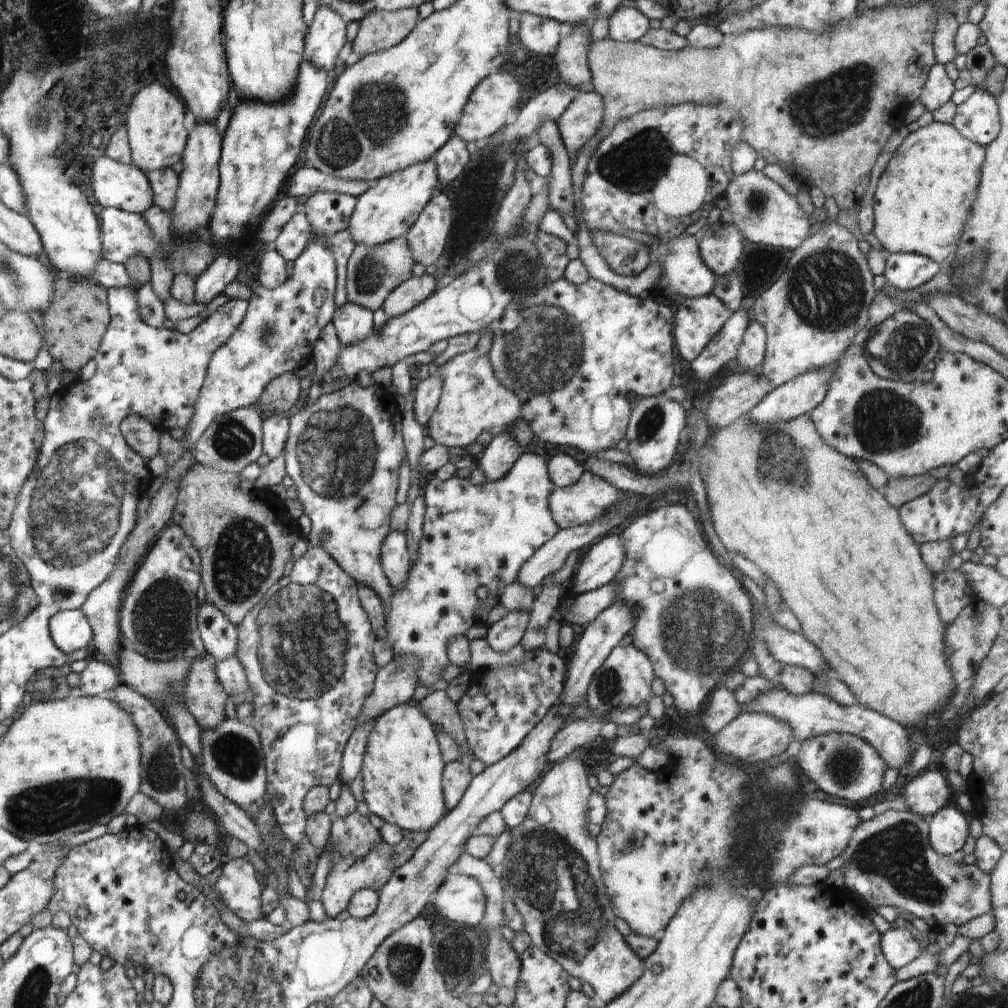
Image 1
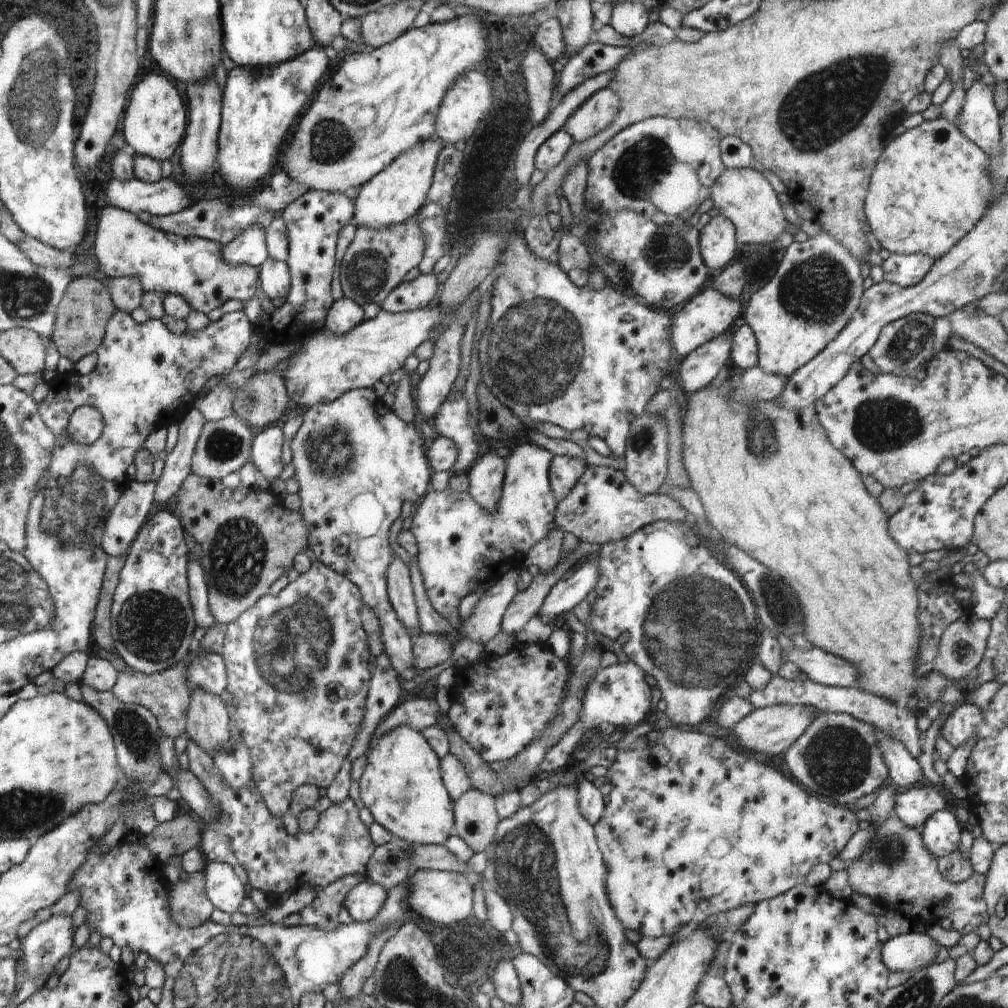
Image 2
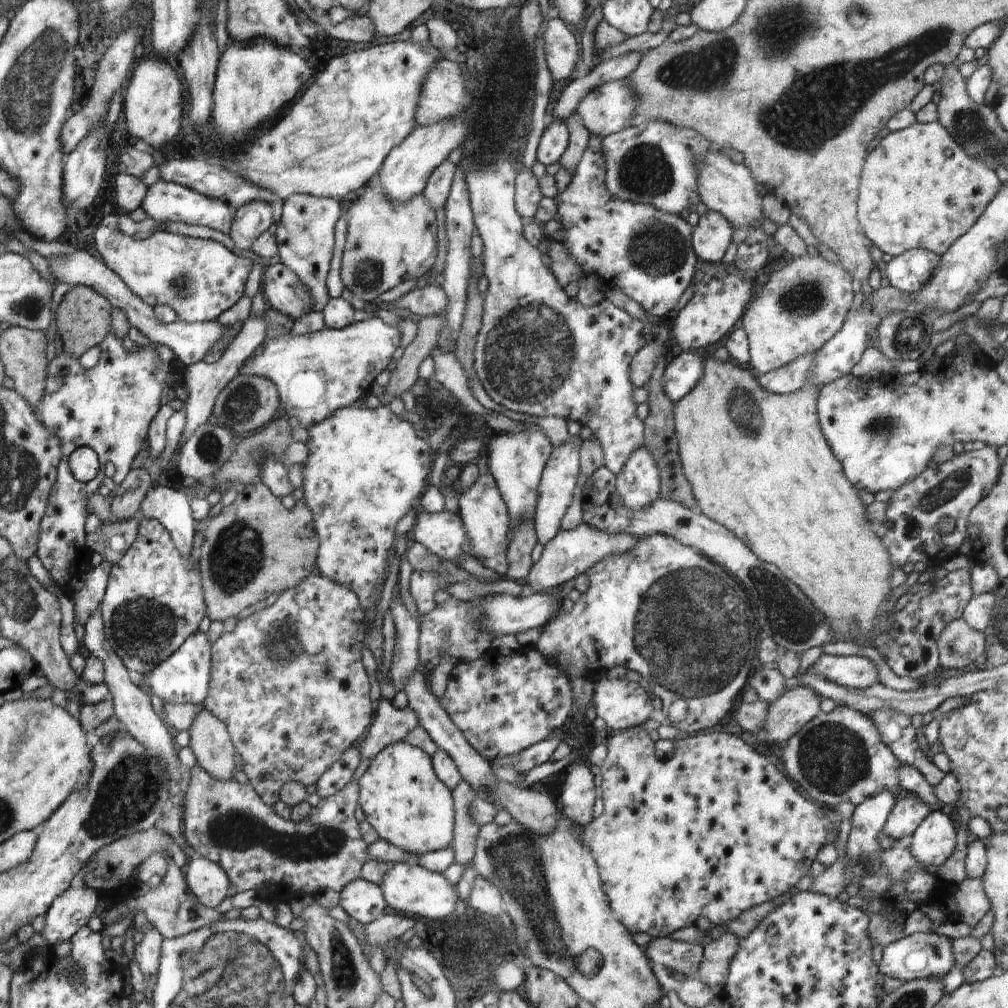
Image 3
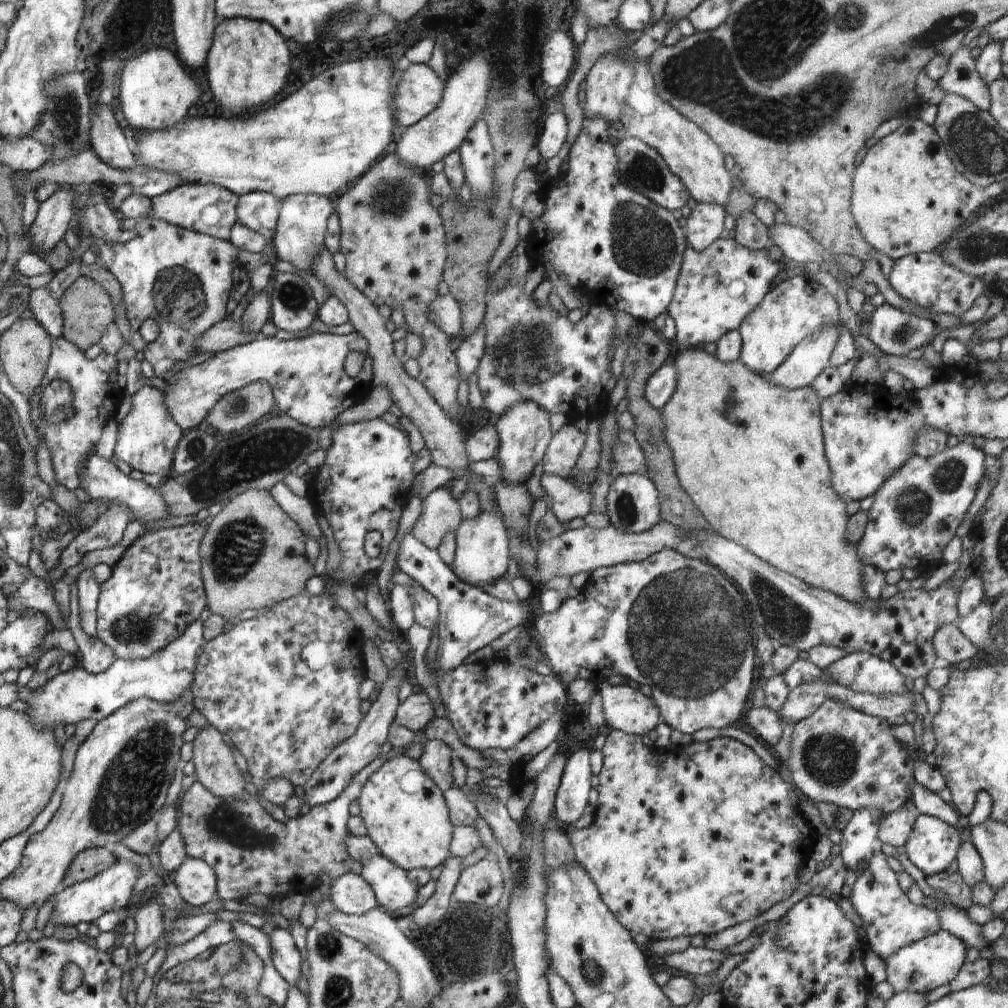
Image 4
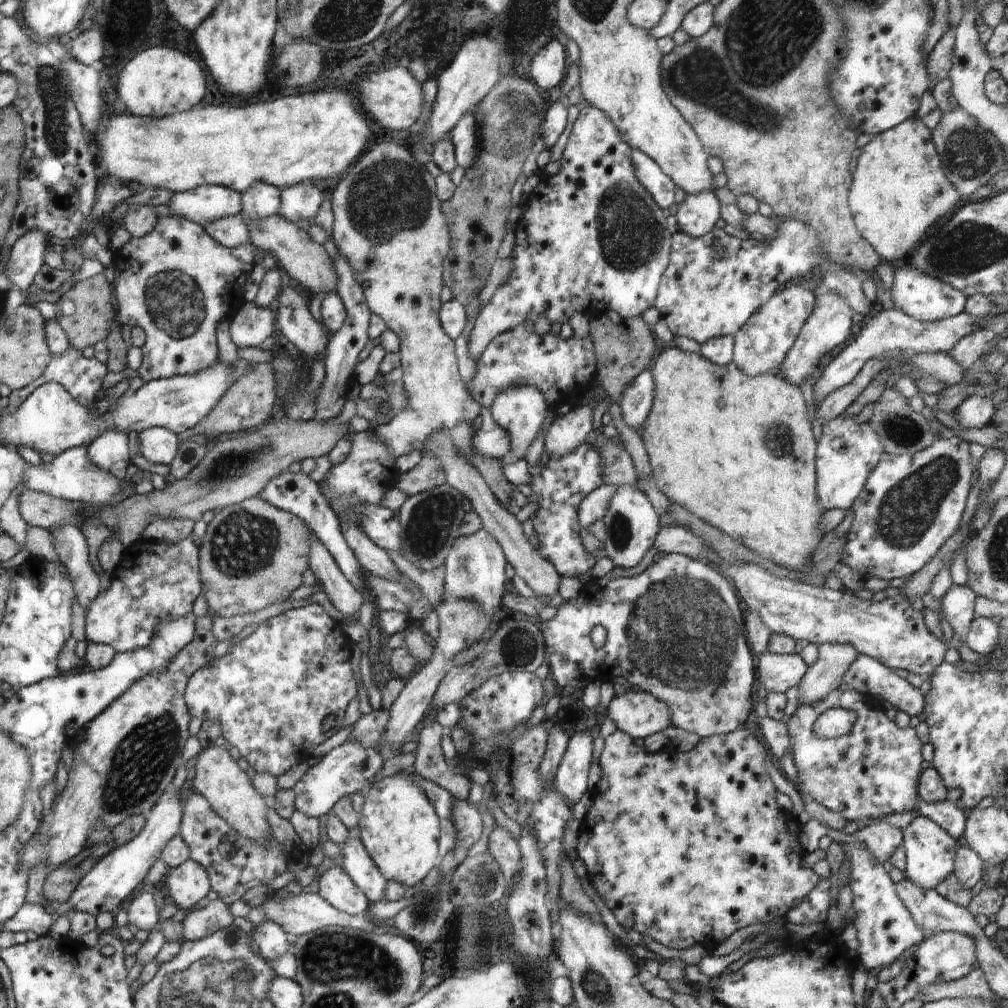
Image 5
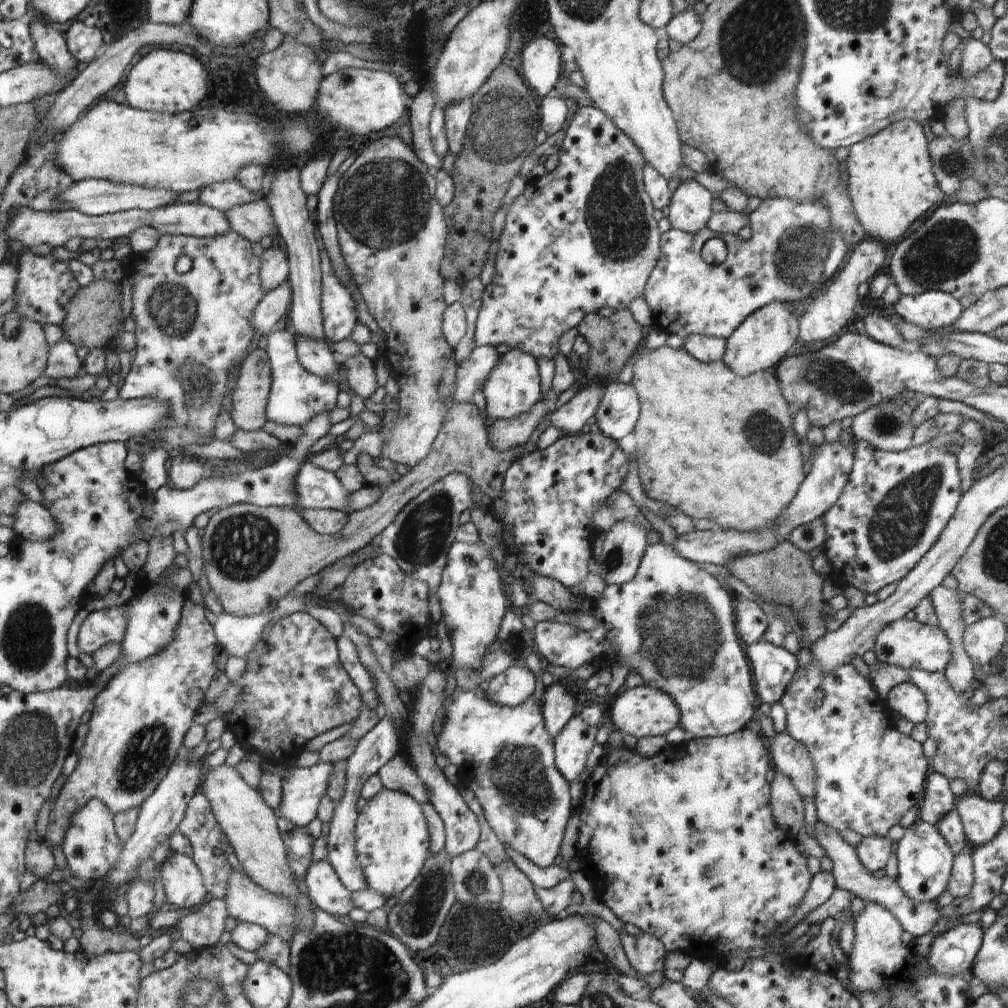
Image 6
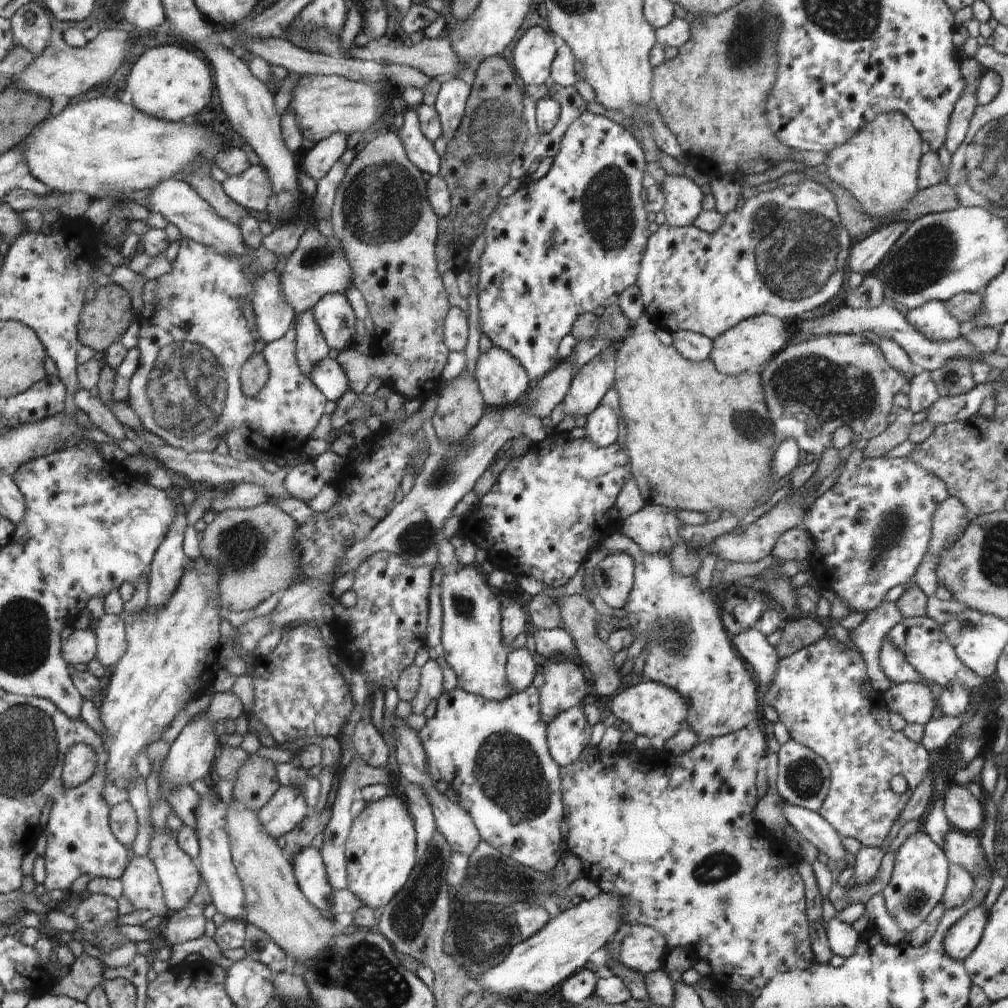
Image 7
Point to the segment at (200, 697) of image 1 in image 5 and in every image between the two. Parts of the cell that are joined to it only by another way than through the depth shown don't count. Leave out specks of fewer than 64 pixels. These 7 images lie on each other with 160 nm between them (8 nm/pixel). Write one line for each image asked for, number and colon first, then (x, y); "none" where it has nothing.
2: (207, 724)
3: (209, 740)
4: (215, 768)
5: (218, 778)

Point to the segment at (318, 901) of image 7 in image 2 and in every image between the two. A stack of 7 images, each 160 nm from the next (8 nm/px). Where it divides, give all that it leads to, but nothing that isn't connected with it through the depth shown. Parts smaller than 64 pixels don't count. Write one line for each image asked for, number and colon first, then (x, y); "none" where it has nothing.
2: (366, 899)
3: (364, 901)
4: (351, 894)
5: (338, 889)
6: (325, 889)

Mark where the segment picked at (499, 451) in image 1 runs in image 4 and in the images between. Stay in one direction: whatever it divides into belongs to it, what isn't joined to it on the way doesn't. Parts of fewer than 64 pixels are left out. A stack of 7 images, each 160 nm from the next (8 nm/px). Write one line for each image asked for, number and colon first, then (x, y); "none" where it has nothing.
2: (486, 479)
3: (485, 513)
4: (481, 557)

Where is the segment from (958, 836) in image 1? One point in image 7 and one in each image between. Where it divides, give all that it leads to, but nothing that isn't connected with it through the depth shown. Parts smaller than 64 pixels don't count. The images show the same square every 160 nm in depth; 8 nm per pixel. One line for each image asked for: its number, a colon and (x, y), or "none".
2: (941, 833)
3: (933, 842)
4: (933, 845)
5: (930, 851)
6: (925, 861)
7: (919, 880)

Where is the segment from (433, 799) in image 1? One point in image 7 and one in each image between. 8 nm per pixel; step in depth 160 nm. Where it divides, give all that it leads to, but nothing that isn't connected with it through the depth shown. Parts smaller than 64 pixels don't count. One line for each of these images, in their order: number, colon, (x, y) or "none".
2: (401, 786)
3: (403, 799)
4: (405, 812)
5: (399, 826)
6: (393, 841)
7: (382, 850)

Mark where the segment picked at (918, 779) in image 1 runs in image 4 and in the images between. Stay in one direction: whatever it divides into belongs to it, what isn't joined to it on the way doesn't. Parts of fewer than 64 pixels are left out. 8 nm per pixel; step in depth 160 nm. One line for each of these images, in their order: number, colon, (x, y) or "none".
2: (914, 806)
3: (908, 813)
4: (895, 828)

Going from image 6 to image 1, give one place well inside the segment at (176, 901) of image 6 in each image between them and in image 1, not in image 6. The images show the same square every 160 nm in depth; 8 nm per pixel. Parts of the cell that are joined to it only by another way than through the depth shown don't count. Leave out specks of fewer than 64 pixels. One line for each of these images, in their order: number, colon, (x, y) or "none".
1: (239, 890)
2: (223, 888)
3: (208, 881)
4: (196, 882)
5: (188, 883)

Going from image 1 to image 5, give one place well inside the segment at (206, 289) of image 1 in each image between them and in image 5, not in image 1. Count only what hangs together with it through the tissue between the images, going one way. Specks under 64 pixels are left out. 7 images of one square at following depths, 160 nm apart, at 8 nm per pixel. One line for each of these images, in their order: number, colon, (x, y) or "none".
2: (249, 247)
3: (252, 219)
4: (259, 211)
5: (263, 200)

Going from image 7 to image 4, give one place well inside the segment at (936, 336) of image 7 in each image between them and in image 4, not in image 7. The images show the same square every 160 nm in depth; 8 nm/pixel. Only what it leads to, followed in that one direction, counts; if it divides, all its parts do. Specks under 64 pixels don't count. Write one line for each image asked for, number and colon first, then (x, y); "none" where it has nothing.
4: (926, 279)
5: (923, 297)
6: (933, 309)

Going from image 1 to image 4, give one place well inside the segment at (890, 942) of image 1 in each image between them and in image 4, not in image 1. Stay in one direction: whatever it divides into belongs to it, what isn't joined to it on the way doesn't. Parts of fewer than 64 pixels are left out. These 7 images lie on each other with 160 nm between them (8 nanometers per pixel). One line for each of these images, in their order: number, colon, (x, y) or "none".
2: (909, 952)
3: (923, 955)
4: (924, 965)

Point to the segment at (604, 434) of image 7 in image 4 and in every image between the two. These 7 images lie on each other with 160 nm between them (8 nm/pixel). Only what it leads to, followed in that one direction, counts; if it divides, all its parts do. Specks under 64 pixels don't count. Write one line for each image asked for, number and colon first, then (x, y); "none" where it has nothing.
4: (660, 386)
5: (636, 404)
6: (618, 415)

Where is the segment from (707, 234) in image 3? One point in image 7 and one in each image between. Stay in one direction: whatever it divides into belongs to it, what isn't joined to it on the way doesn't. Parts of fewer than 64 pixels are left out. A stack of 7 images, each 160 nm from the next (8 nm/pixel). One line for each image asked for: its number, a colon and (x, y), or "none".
4: (705, 224)
5: (697, 215)
6: (690, 210)
7: (682, 197)

